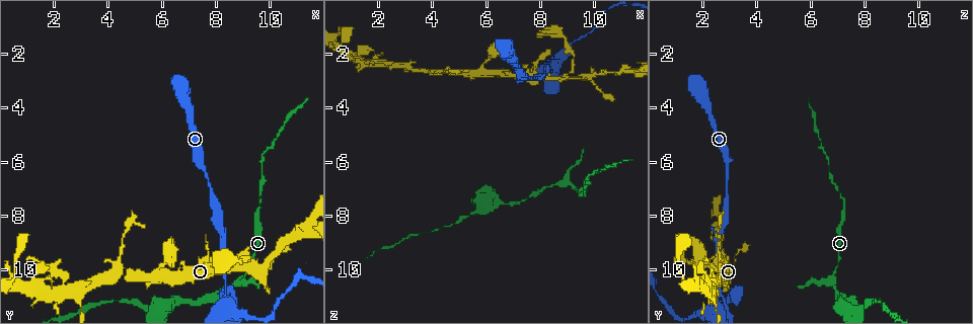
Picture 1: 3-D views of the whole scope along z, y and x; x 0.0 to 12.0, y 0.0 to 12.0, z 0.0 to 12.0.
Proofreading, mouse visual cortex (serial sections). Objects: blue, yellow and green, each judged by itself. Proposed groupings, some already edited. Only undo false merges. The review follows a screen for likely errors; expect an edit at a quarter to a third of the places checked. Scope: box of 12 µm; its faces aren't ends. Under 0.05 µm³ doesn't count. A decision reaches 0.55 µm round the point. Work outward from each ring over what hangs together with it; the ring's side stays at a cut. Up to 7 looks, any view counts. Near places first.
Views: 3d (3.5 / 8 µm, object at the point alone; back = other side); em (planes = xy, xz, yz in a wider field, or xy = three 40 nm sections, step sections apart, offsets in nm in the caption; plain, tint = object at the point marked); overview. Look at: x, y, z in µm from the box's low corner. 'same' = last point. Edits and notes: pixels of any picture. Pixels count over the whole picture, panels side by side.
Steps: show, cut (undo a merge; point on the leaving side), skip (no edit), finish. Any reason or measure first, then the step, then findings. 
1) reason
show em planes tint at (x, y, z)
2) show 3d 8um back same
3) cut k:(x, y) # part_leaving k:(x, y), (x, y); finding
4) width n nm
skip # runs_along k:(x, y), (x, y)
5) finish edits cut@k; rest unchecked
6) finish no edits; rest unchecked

a narrow waist
show 3d 8um at (4.5, 10.0, 2.7)

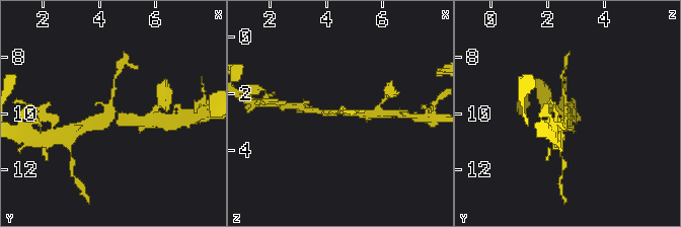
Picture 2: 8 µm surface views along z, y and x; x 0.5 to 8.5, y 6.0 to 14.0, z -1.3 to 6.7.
show em xy step 2 tint at (4.5, 10.0, 2.7)

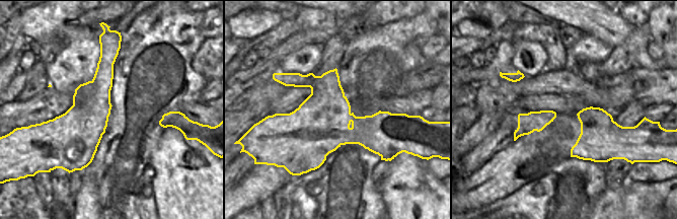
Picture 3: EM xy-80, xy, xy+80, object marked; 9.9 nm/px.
width 600 nm
skip # runs_along 2:(370, 115), (344, 115), (314, 109); one cell here

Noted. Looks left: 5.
a fork
show 3d 3.5um at (9.0, 10.3, 6.8)

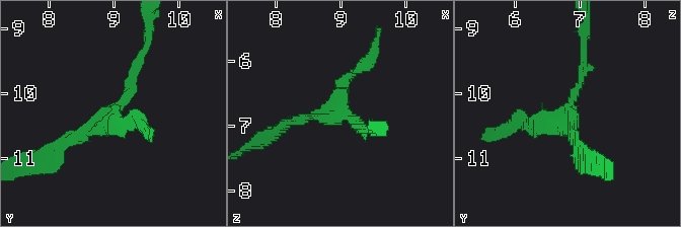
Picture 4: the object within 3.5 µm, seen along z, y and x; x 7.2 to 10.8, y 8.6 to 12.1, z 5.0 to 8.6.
skip # runs_along 4:(144, 54), (129, 94), (57, 147); all the same cell

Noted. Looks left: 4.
show 3d 3.5um at (2.5, 10.7, 2.5)

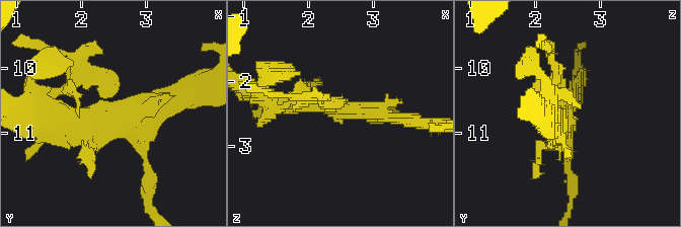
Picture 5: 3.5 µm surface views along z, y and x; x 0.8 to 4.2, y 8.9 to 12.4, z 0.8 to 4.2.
show em xy step 2 tint at (2.60, 10.75, 2.45)

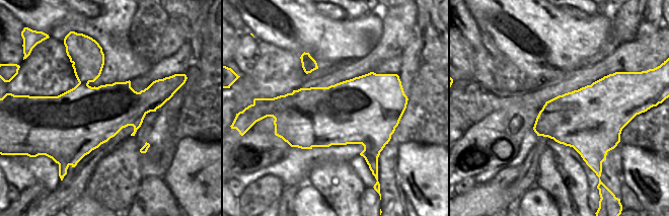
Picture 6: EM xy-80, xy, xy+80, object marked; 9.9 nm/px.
cut it another way
show em xy step 1 tint same

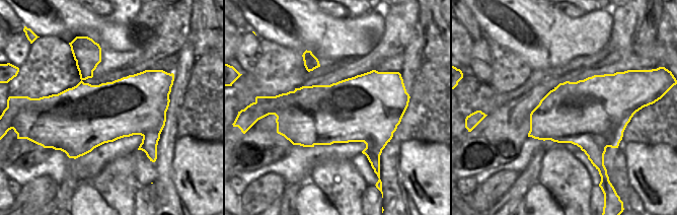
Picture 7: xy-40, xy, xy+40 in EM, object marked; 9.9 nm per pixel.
skip # runs_along 5:(406, 119), (279, 100); one cell here

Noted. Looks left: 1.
finish no edits; rest unchecked

